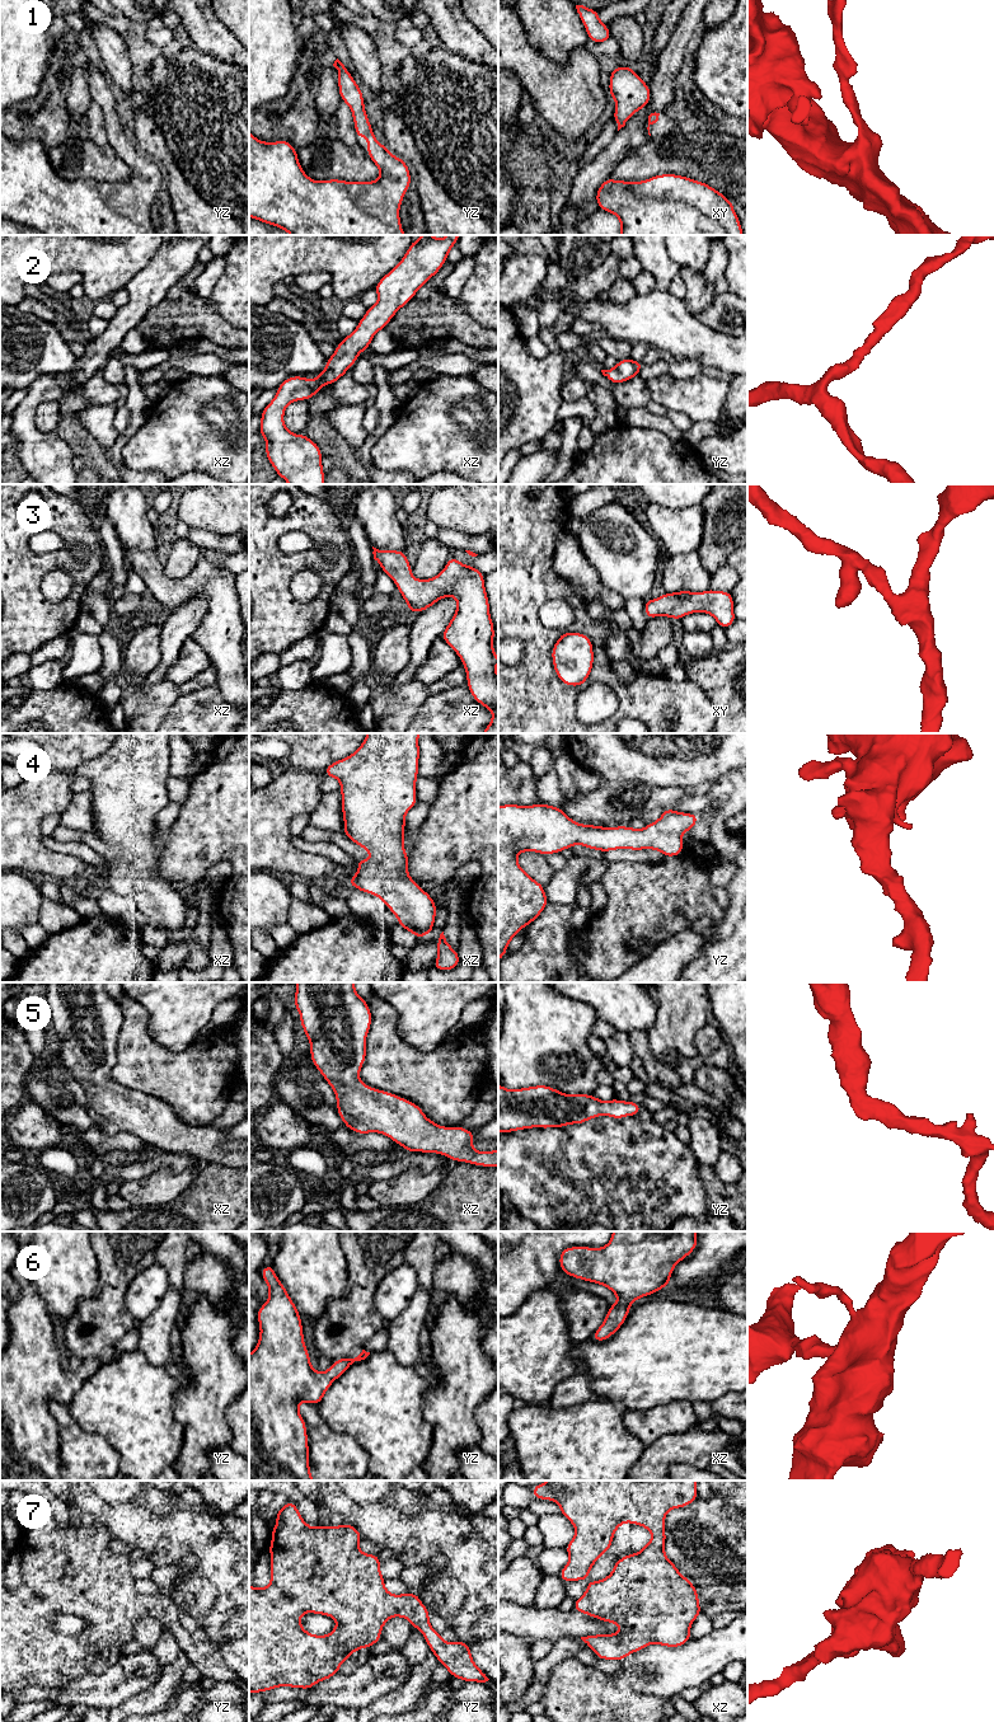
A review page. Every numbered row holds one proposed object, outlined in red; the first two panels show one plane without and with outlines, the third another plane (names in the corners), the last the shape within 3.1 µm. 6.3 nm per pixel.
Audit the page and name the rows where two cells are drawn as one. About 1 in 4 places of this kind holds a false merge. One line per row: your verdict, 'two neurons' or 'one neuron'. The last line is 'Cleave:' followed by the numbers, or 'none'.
1: one neuron
2: one neuron
3: one neuron
4: one neuron
5: one neuron
6: one neuron
7: one neuron
Cleave: none

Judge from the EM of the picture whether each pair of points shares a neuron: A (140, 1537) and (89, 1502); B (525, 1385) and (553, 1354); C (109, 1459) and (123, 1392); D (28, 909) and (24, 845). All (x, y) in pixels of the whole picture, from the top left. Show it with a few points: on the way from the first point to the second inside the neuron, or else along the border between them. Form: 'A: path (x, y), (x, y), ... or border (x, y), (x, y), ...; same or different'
A: path (127, 1524), (102, 1511); same
B: path (530, 1378), (545, 1361); same
C: border (87, 1431), (107, 1440), (120, 1467); different
D: border (13, 869), (24, 876); different

